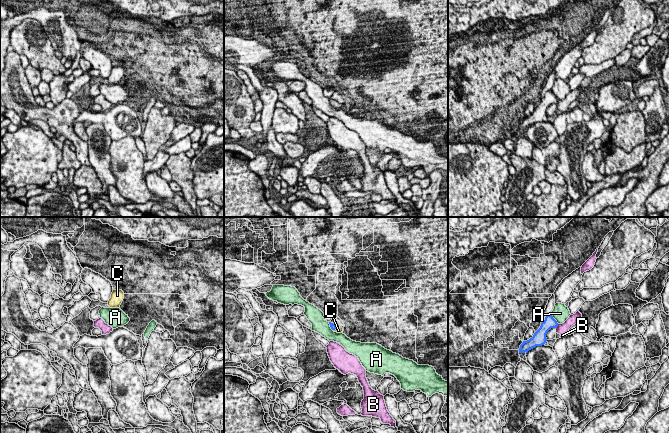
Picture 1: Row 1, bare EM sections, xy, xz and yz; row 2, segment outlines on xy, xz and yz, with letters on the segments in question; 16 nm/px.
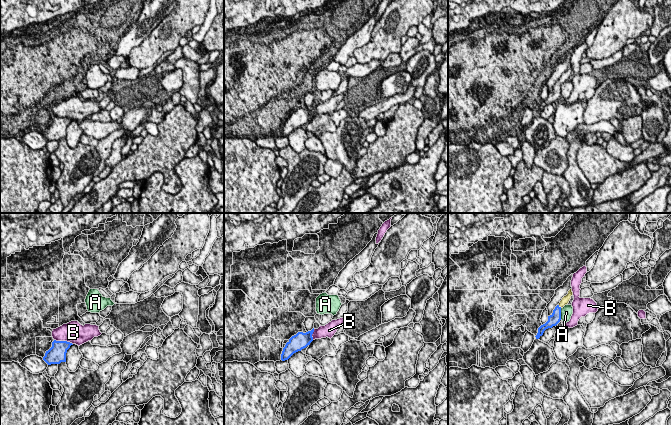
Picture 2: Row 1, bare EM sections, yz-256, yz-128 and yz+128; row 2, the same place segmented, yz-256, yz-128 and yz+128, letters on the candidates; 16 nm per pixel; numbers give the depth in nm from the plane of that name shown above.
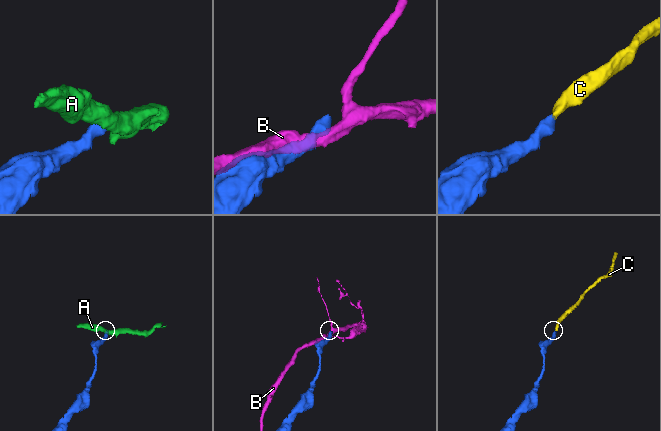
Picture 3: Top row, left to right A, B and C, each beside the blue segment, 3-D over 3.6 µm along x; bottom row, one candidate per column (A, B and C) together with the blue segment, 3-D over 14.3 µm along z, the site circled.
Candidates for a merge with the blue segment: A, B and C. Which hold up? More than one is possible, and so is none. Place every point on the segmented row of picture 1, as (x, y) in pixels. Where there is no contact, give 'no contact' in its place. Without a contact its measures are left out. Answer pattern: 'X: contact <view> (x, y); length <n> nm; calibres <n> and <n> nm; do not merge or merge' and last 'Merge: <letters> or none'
A: contact yz (554, 319); length 200 nm; calibres 190 and 280 nm; do not merge
B: contact yz (557, 325); length 90 nm; calibres 190 and 190 nm; do not merge
C: contact xz (335, 328); length 110 nm; calibres 90 and 90 nm; merge
Merge: C

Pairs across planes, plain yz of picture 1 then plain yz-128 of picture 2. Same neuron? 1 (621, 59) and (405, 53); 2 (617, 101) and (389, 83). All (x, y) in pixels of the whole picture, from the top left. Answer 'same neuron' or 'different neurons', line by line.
1: different neurons
2: same neuron

